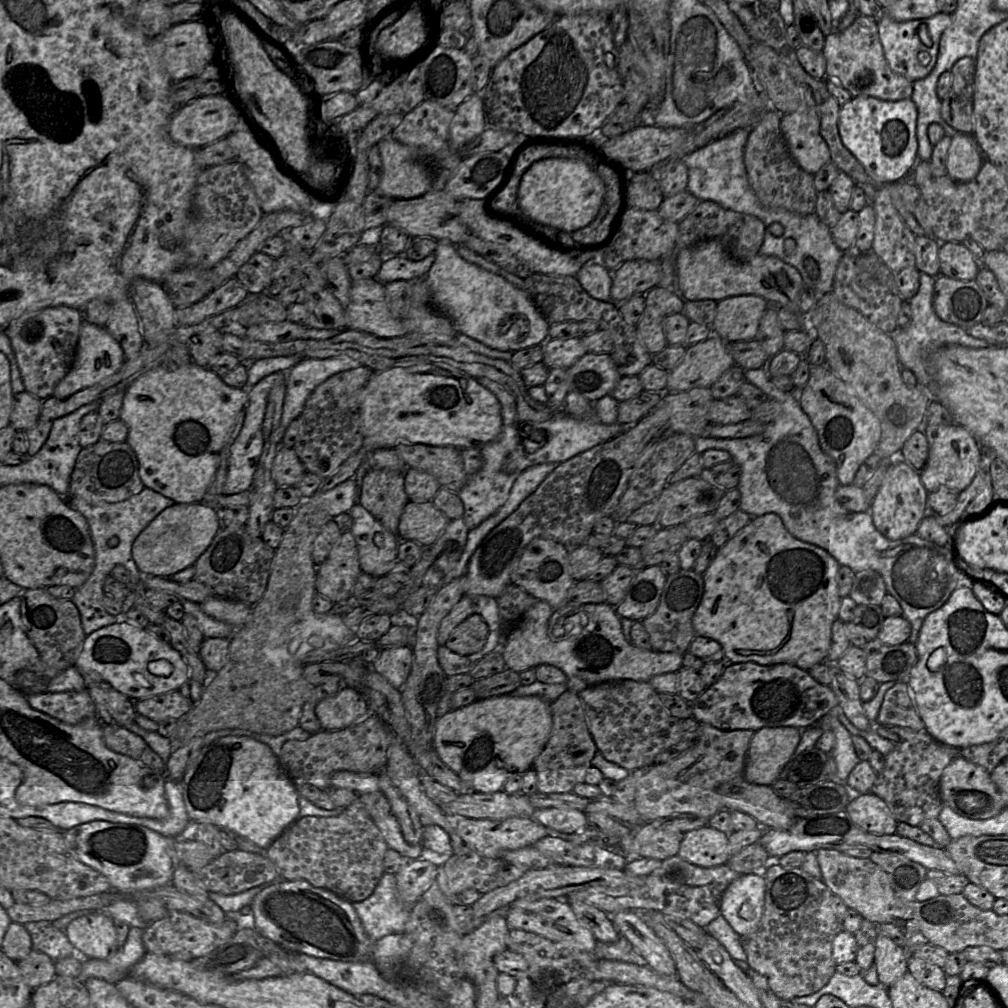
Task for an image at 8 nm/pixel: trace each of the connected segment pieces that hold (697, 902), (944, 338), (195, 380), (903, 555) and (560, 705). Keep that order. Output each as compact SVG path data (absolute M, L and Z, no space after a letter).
M676 855L663 860L659 868L645 877L642 886L590 887L572 892L565 897L595 906L609 915L623 910L658 911L665 915L690 920L705 928L720 915L720 900L724 891L741 875L726 864L705 868L696 866Z
M920 272L918 292L910 299L912 317L910 323L903 328L896 328L891 336L896 344L900 363L910 369L916 376L921 387L931 389L930 357L939 348L958 344L971 348L984 348L990 344L983 339L975 338L955 324L942 320L933 308L933 290L935 277Z
M192 361L175 371L161 365L132 381L125 390L119 419L128 427L126 443L136 454L144 486L172 499L175 504L200 503L216 475L220 452L247 401L246 389L228 386L211 369Z
M763 367L744 370L744 375L746 380L760 388L768 399L774 399L781 404L780 414L775 420L766 424L765 430L758 435L745 438L697 436L696 452L701 454L708 449L726 450L732 456L733 462L739 465L740 479L737 487L740 492L739 510L751 517L767 513L777 514L791 535L800 541L826 550L840 565L848 566L854 572L868 569L878 572L884 579L887 593L897 599L902 608L902 616L910 622L912 628L908 642L915 645L924 618L939 609L960 583L965 582L951 563L948 547L923 539L917 533L899 540L889 540L875 528L869 511L850 512L843 508L836 499L836 490L840 485L836 464L820 446L817 431L800 405L798 399L800 389L794 388L794 391L778 389Z
M568 688L557 699L549 703L552 715L550 737L533 762L532 768L537 774L537 789L540 793L569 793L575 785L585 783L588 769L598 749L589 732L583 703L578 693Z

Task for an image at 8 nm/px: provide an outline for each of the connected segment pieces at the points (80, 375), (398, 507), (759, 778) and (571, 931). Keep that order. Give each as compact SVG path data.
M83 321L72 366L55 387L52 396L65 399L83 389L92 387L118 372L125 361L121 345L105 327Z
M369 469L359 480L357 503L396 535L403 510L410 501L404 487L403 473Z
M764 727L754 732L745 758L743 778L749 783L771 786L793 755L803 729Z
M541 898L525 904L517 904L507 910L505 918L510 929L533 932L556 942L567 941L588 952L594 952L595 950L597 942L595 936L580 923L569 902L565 899Z

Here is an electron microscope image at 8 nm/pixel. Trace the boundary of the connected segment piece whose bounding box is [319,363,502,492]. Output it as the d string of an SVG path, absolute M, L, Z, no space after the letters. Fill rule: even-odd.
M415 363L372 371L370 380L359 392L359 427L362 446L330 477L323 479L319 492L353 479L366 457L375 450L394 449L400 444L449 446L458 449L480 449L498 438L502 430L501 406L496 396L479 384L476 378L443 363Z

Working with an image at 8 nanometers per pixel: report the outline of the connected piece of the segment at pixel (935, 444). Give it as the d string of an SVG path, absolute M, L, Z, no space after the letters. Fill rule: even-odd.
M955 423L949 425L924 424L923 428L920 430L923 430L925 433L929 445L928 460L920 471L921 481L928 492L934 491L940 486L946 486L955 491L962 491L970 485L978 469L981 466L987 466L989 458L985 456L984 449L980 446L975 437L961 425Z

